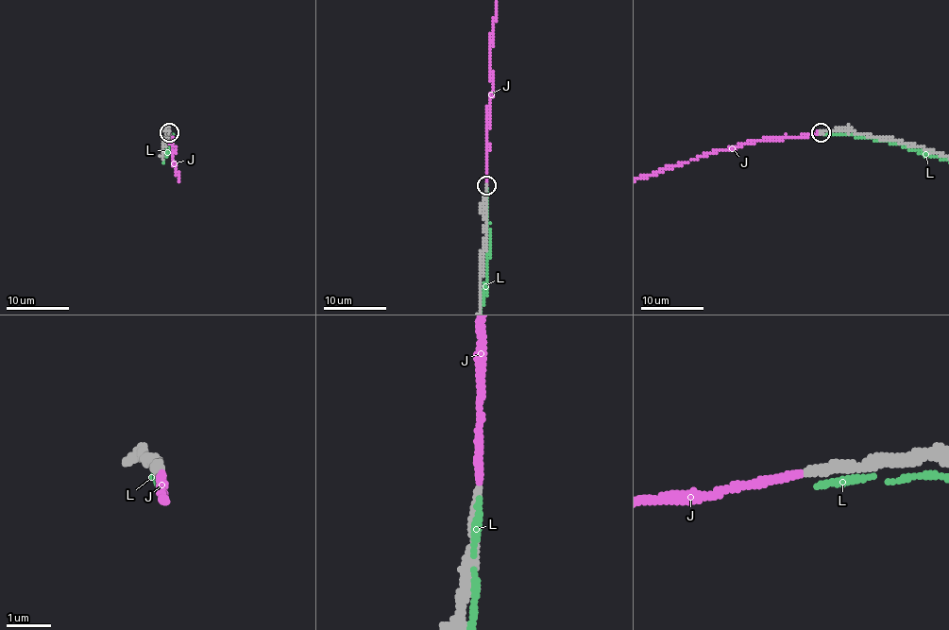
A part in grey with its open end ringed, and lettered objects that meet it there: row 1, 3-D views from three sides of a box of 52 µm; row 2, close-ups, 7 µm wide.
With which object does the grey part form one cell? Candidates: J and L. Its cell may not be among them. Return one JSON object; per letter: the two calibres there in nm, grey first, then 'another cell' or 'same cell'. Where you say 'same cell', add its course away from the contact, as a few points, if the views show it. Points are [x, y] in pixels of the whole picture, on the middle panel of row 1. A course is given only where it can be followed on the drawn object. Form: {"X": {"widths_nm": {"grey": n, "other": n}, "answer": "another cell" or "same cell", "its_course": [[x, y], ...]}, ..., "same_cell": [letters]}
{"J": {"widths_nm": {"grey": 220, "other": 170}, "answer": "same cell"}, "L": {"widths_nm": {"grey": 320, "other": 170}, "answer": "another cell"}, "same_cell": ["J"]}

